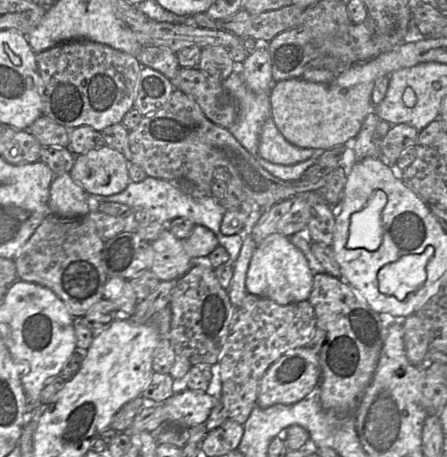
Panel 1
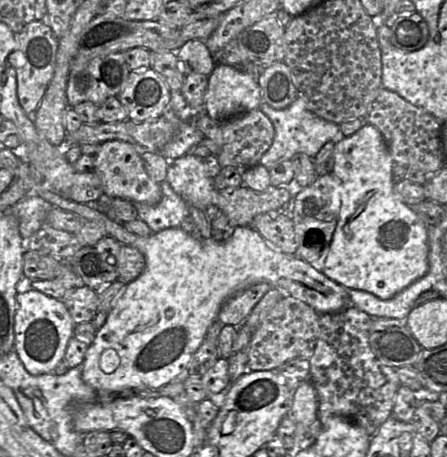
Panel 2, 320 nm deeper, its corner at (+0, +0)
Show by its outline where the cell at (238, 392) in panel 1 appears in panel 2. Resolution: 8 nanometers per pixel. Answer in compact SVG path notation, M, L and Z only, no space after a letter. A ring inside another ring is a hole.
M284 295L253 332L249 344L247 370L275 370L295 358L309 360L319 336L320 315L305 302Z

